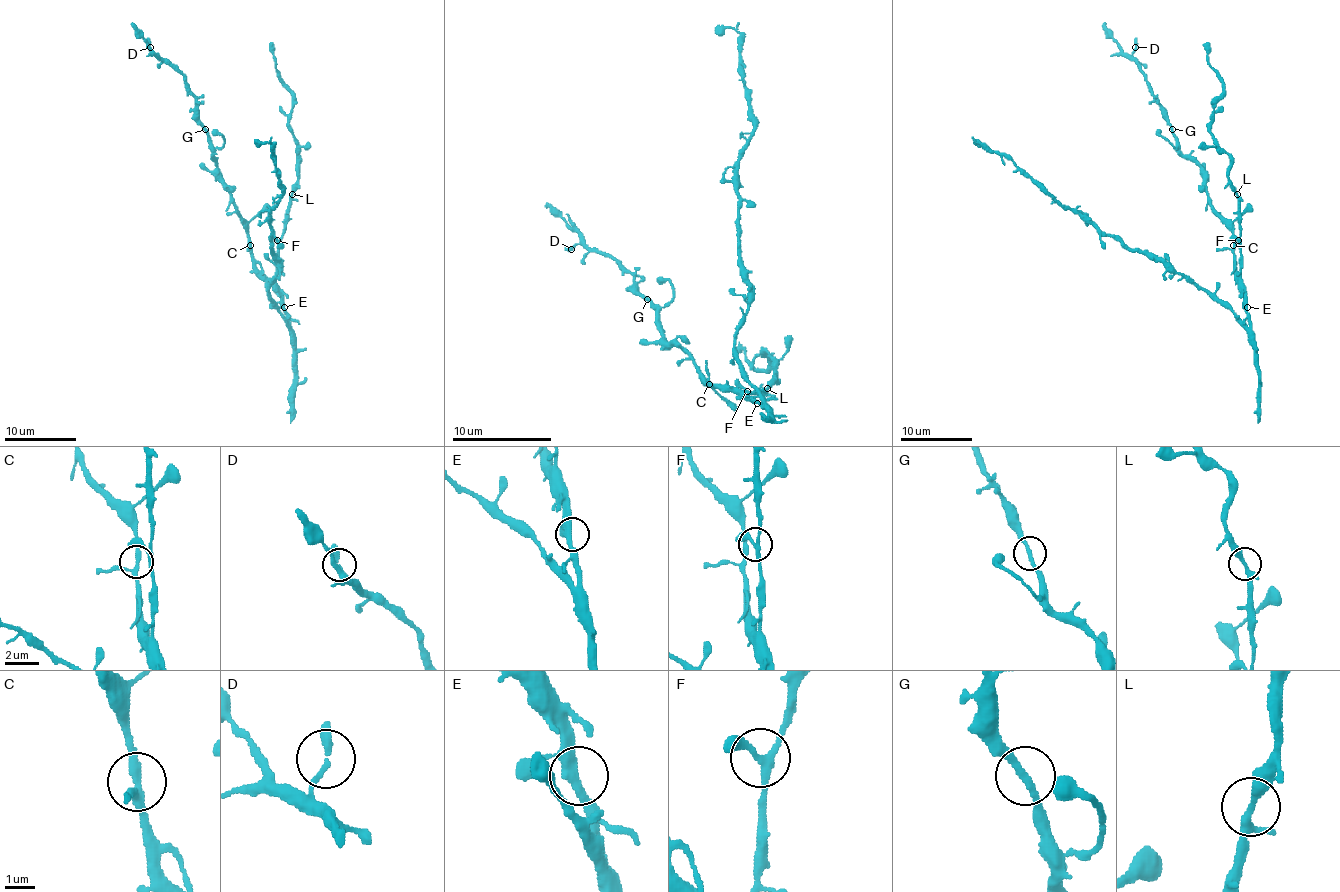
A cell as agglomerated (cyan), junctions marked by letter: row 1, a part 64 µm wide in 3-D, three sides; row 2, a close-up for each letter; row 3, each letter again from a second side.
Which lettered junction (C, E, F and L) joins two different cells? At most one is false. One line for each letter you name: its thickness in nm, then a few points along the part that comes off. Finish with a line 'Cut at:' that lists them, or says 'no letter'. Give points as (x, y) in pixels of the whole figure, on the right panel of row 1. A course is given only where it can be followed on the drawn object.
Cut at: no letter

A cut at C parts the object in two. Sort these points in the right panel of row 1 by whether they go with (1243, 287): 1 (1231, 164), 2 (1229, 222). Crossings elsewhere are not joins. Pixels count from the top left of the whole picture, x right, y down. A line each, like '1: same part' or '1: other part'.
1: same part
2: other part

